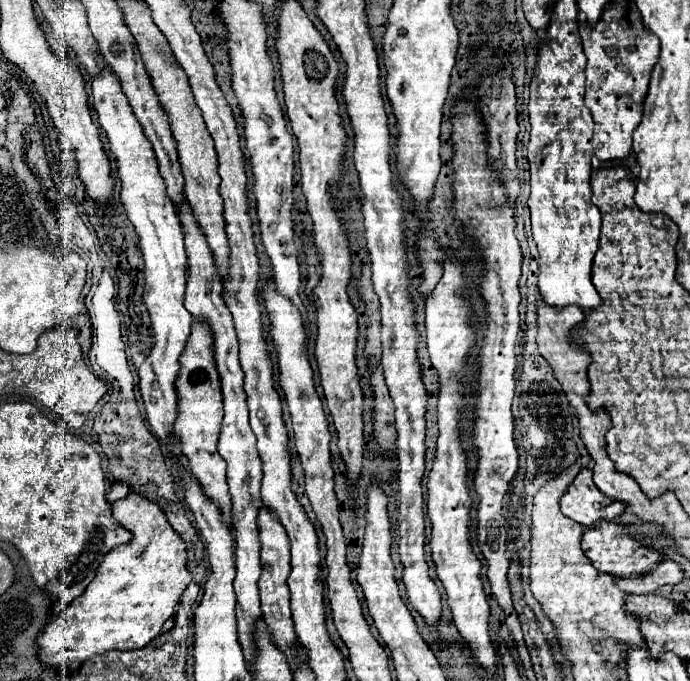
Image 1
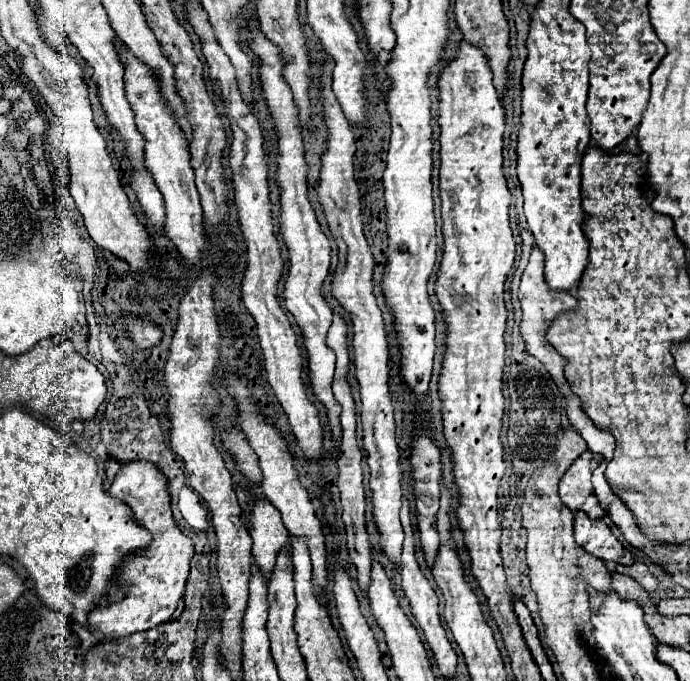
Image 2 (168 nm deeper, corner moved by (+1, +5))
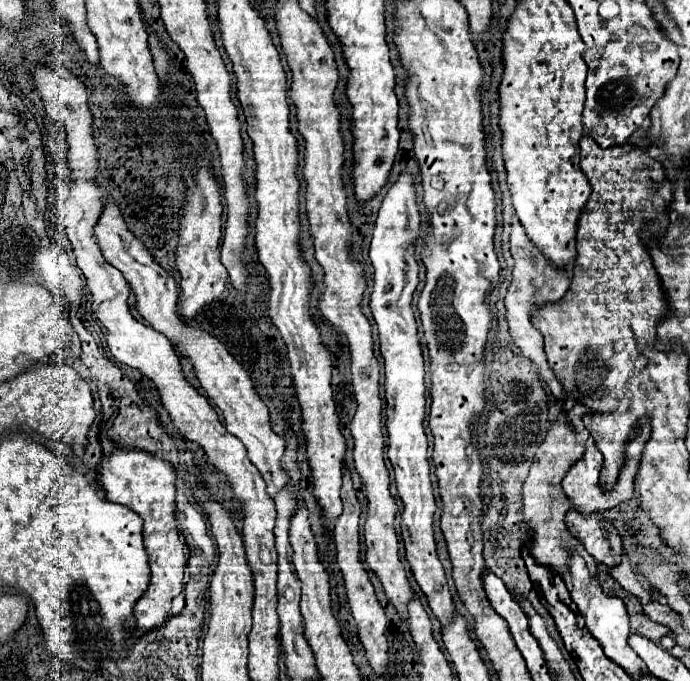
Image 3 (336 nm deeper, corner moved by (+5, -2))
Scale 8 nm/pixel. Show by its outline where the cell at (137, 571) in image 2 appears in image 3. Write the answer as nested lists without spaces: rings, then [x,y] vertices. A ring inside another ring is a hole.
[[[115,447],[111,451],[111,457],[101,461],[101,483],[105,487],[107,499],[129,507],[143,519],[143,539],[149,553],[151,581],[143,597],[133,607],[135,629],[149,631],[163,625],[169,617],[173,597],[183,591],[187,555],[185,545],[179,541],[179,529],[175,519],[175,481],[177,477],[171,463],[155,459],[145,451]]]

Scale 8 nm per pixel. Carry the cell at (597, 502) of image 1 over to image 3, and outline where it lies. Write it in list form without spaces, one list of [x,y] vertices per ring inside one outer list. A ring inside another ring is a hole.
[[[643,419],[639,423],[637,429],[633,429],[633,435],[625,447],[627,451],[627,461],[625,461],[625,467],[623,467],[623,473],[617,481],[617,485],[613,489],[603,489],[599,485],[599,471],[603,467],[603,461],[601,461],[601,453],[597,451],[597,447],[593,443],[587,443],[587,451],[585,455],[567,471],[565,479],[563,479],[563,491],[567,493],[567,499],[571,503],[571,507],[575,507],[577,513],[581,515],[593,515],[593,513],[603,513],[607,509],[613,509],[617,507],[619,503],[623,501],[629,501],[633,497],[633,477],[637,473],[637,467],[639,467],[639,459],[641,459],[641,451],[643,451],[643,445],[645,441],[649,439],[649,423],[647,419]]]

